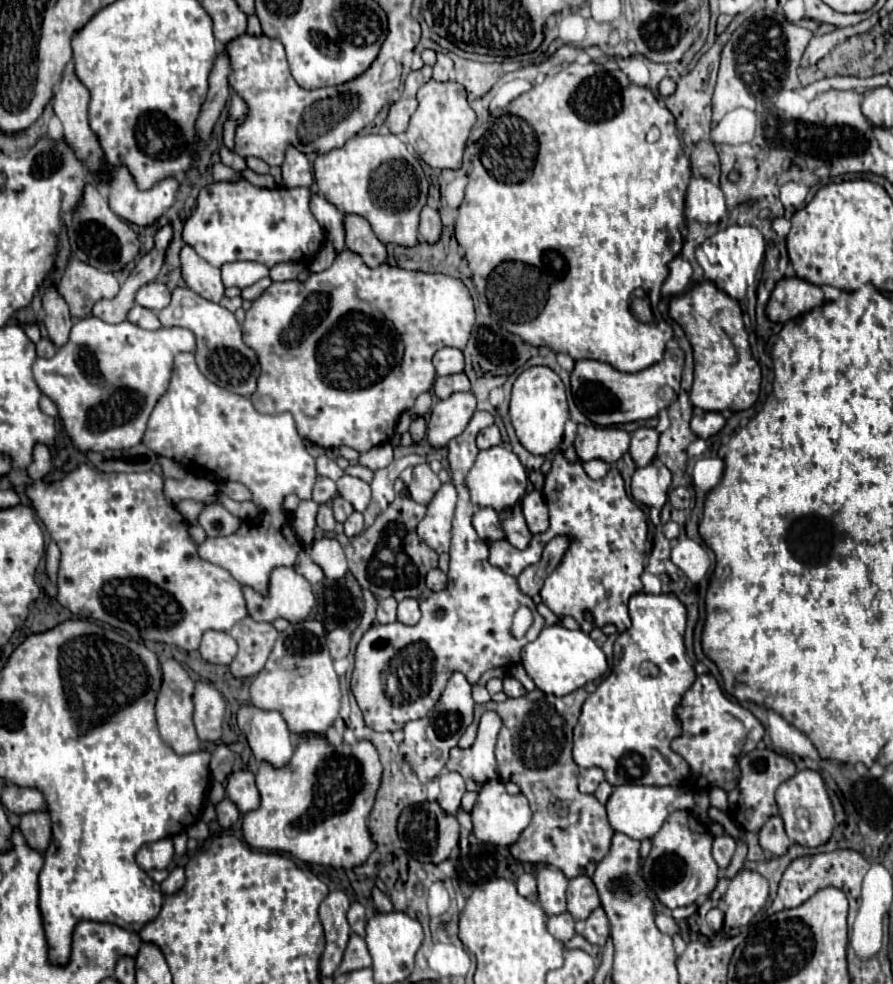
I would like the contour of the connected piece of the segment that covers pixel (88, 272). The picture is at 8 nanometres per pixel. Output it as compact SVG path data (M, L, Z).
M71 260L57 292L69 304L71 316L87 318L99 300L117 296L119 282L113 274L105 274L81 260Z

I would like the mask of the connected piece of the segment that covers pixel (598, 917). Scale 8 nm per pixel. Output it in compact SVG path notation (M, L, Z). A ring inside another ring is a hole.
M603 908L593 910L593 914L585 920L585 930L583 930L585 940L589 940L591 944L605 948L607 938L609 938L609 920L603 912Z

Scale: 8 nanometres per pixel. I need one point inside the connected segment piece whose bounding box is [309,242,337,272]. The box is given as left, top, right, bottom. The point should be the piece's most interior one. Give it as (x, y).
(325, 256)

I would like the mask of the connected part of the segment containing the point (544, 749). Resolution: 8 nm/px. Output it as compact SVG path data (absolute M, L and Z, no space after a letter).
M579 688L563 698L545 694L541 690L527 692L521 698L507 698L505 702L487 702L475 706L475 720L459 740L461 748L469 748L475 742L479 718L483 712L493 710L501 716L503 726L497 736L495 756L499 776L503 782L515 782L529 800L533 818L521 832L515 844L509 846L513 858L519 862L549 864L559 868L565 878L591 876L601 858L609 852L613 828L607 822L605 806L591 794L577 790L579 768L573 762L573 726L577 724L587 690Z

